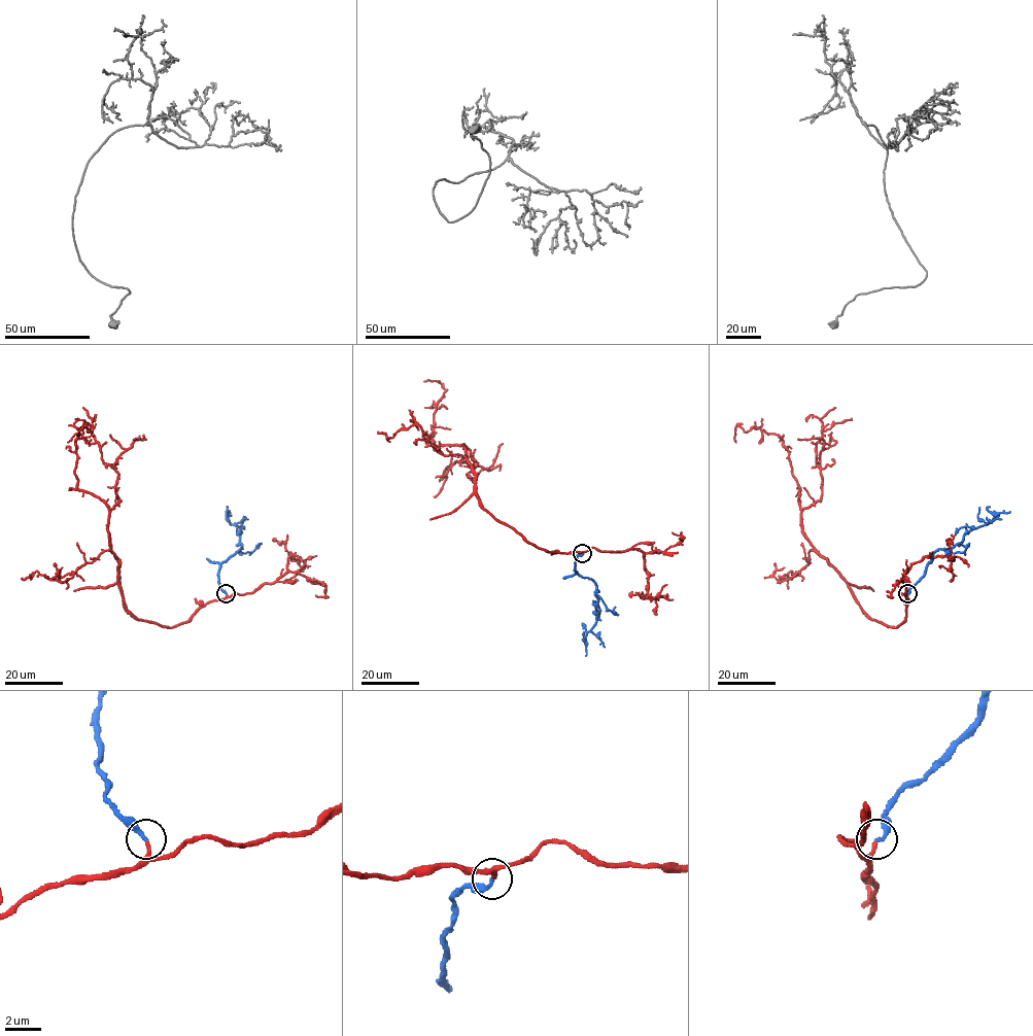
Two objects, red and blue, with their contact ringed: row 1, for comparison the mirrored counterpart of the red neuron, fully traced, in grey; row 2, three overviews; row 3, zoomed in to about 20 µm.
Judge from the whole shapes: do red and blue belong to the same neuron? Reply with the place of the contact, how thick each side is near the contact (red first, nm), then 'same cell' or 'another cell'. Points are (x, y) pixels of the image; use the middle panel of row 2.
at (582, 553); 220 nm thick on the red side, 240 nm on the other; same cell

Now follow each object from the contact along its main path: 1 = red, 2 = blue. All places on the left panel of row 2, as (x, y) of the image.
1: (227, 593), (172, 627), (129, 612), (108, 507), (77, 487), (85, 423), (67, 442)
2: (226, 593), (220, 587), (218, 570), (242, 545), (241, 531), (228, 520), (230, 511)

